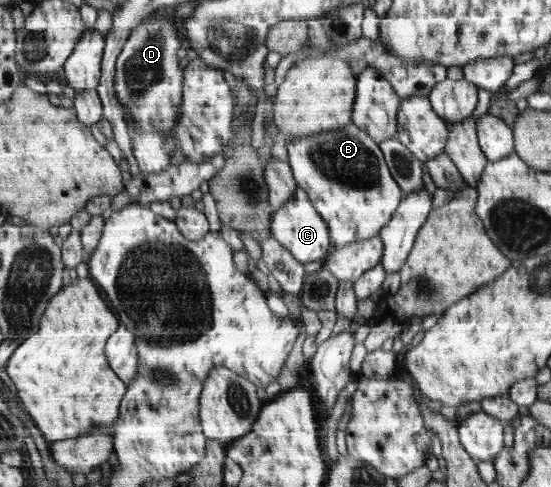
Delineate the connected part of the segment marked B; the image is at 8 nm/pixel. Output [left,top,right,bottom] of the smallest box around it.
[286,123,406,248]

